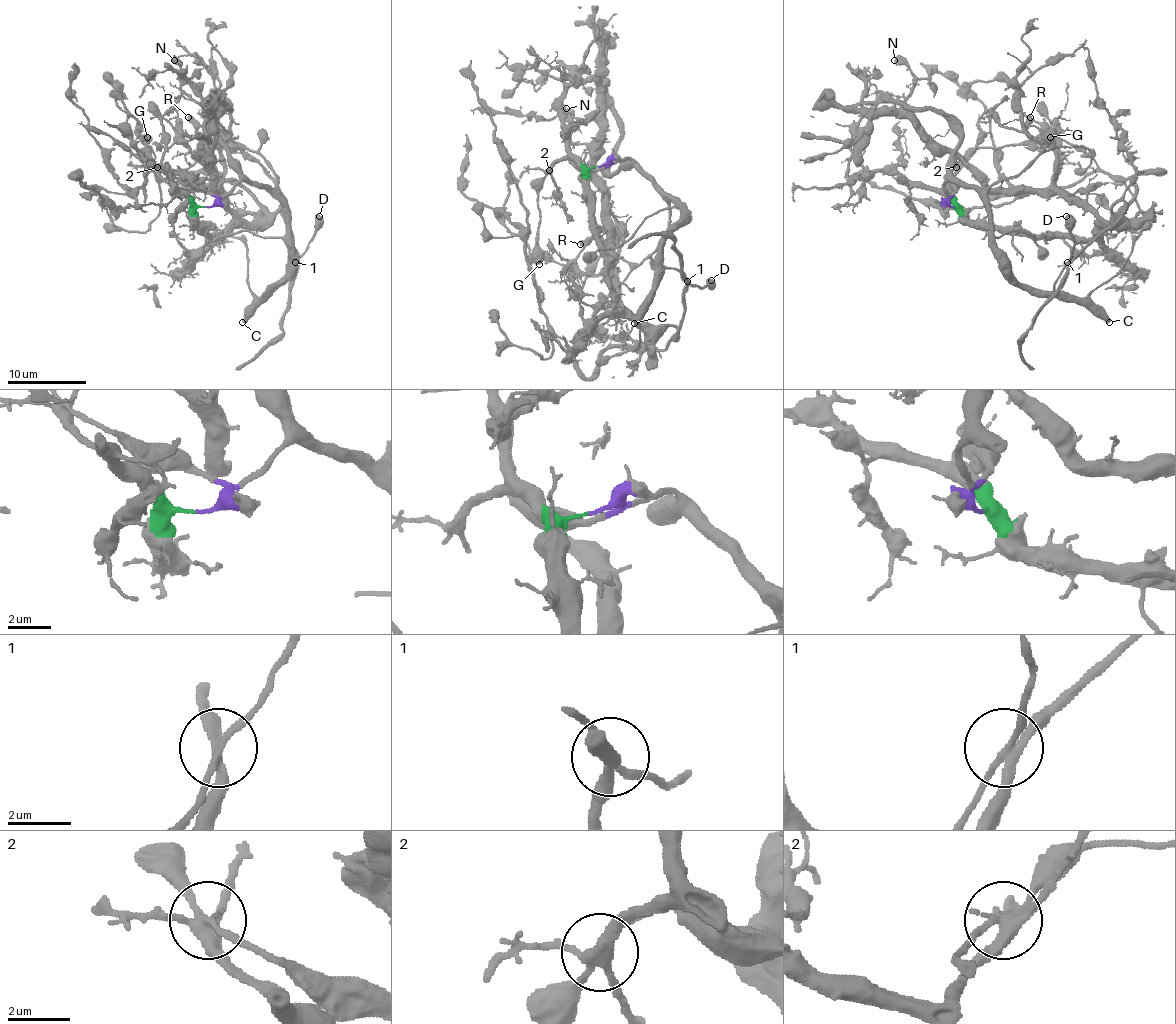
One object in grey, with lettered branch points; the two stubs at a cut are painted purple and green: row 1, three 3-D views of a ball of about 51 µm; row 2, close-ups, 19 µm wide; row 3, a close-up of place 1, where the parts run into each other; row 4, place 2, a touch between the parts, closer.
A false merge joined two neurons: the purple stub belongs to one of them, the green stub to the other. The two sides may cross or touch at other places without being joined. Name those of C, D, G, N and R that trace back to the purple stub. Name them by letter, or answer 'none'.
C, D, G, R

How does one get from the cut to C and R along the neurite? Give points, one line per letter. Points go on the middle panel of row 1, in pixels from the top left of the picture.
C: (597, 165), (631, 161), (678, 207), (680, 223), (660, 250), (660, 278), (652, 300), (635, 323)
R: (597, 165), (631, 161), (668, 205), (668, 234), (639, 264), (619, 258), (597, 238), (587, 238), (579, 244)

